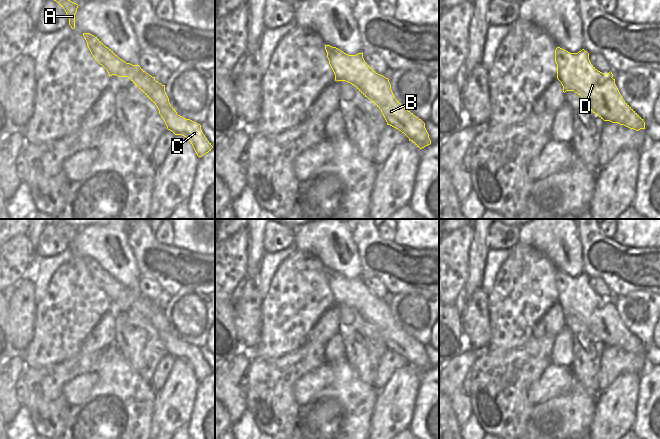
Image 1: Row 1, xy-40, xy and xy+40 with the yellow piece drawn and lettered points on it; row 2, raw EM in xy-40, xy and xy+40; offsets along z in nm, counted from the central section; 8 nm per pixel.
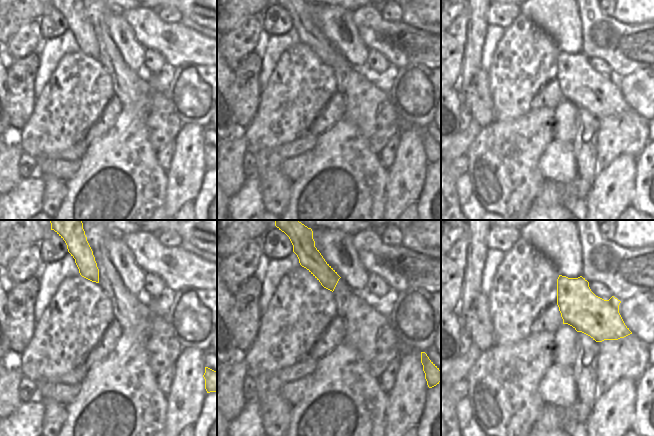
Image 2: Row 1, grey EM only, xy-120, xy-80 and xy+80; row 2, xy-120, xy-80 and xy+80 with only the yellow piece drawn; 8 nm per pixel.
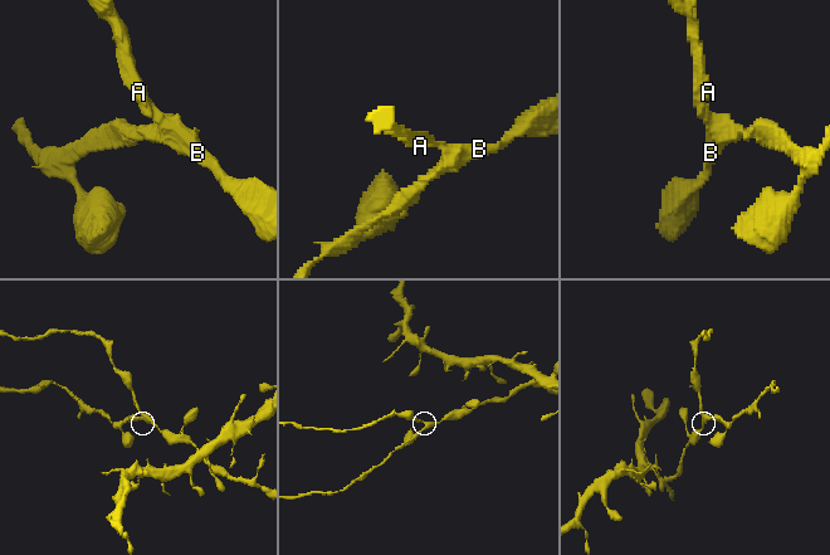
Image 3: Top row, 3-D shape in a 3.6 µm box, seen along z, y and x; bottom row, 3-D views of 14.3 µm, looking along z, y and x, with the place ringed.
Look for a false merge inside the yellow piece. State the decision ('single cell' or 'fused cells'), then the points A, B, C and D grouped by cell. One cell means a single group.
single cell; groups A B C D

